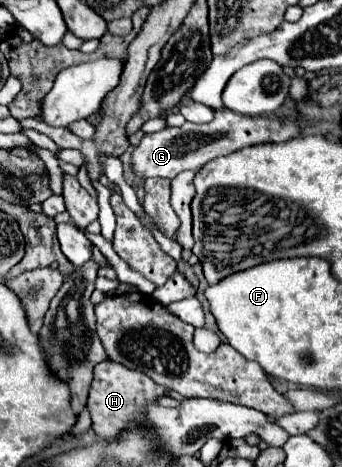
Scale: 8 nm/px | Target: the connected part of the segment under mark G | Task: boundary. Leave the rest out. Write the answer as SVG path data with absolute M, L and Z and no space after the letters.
M215 111L215 119L205 125L185 123L183 127L163 129L151 135L145 135L133 153L133 173L141 179L163 177L175 179L181 171L199 171L207 161L229 155L239 149L259 145L259 143L283 143L301 133L301 123L297 117L287 121L273 117L243 117L231 111Z

